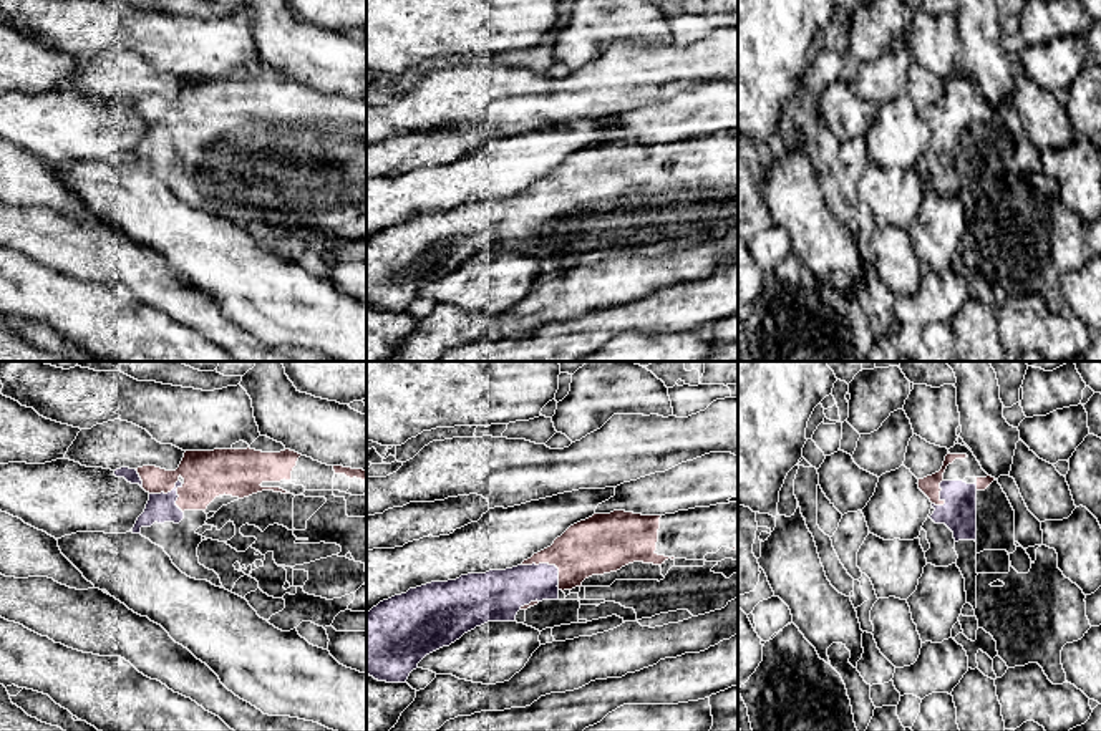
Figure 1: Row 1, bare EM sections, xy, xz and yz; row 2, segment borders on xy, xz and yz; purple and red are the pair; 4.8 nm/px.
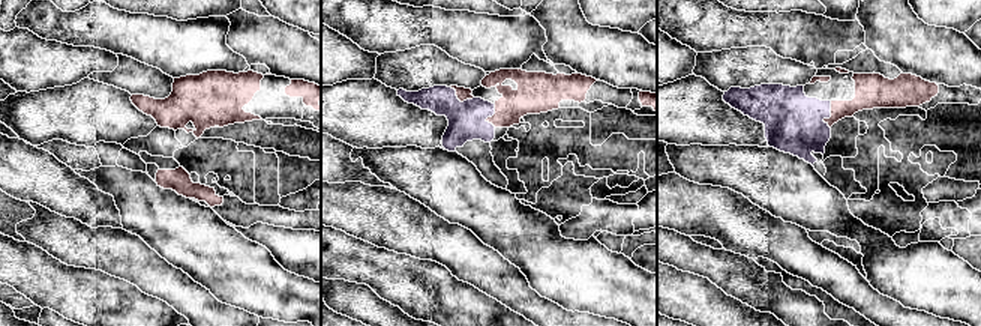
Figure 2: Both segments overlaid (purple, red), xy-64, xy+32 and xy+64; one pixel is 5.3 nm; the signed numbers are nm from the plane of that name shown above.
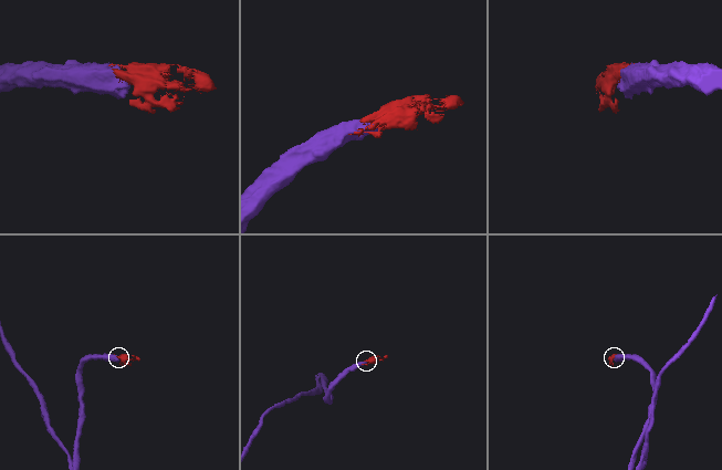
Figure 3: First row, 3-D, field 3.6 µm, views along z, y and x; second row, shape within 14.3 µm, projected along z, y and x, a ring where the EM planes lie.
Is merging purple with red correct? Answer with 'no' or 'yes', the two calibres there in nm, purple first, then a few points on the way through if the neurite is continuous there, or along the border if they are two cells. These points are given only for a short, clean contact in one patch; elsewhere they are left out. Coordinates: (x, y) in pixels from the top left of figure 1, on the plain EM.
yes; 140 nm thick on the purple side, 240 nm on the other

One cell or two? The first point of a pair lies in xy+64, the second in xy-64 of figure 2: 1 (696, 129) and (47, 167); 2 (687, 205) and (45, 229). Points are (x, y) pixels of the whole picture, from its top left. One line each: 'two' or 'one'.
1: two
2: one

